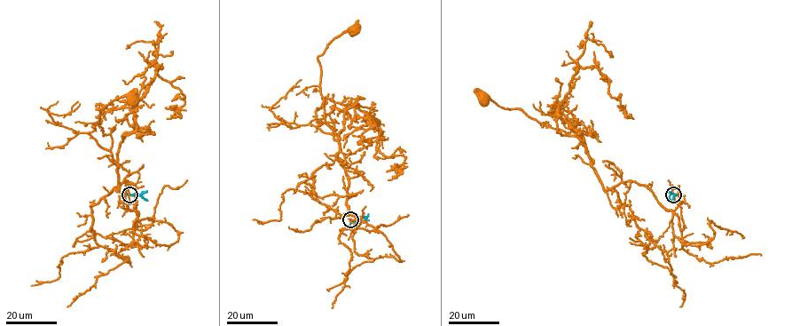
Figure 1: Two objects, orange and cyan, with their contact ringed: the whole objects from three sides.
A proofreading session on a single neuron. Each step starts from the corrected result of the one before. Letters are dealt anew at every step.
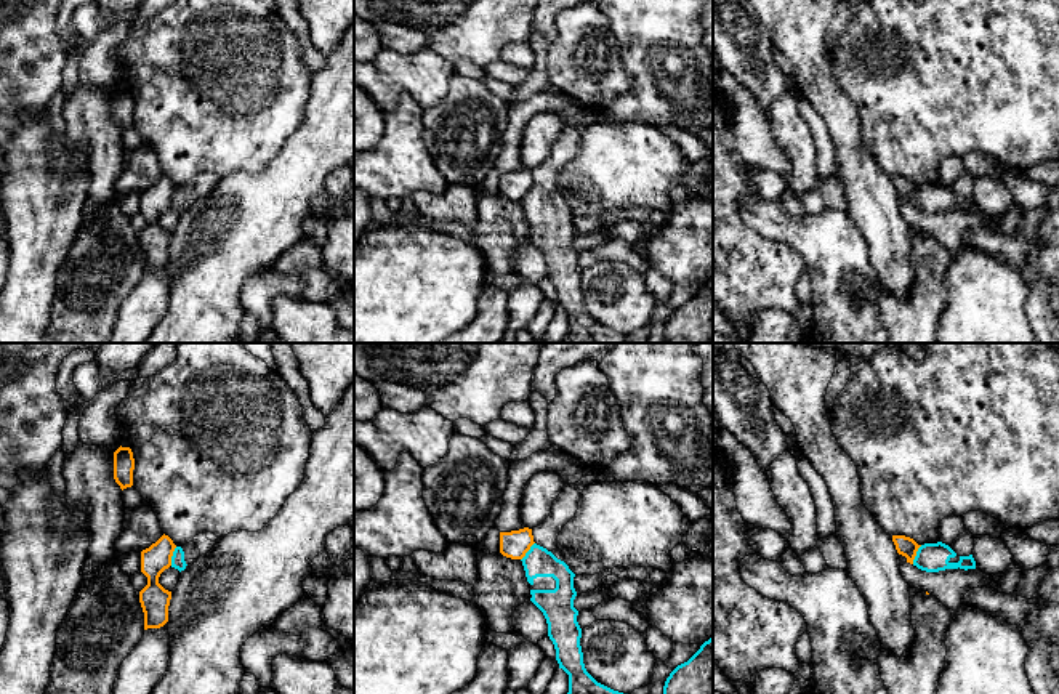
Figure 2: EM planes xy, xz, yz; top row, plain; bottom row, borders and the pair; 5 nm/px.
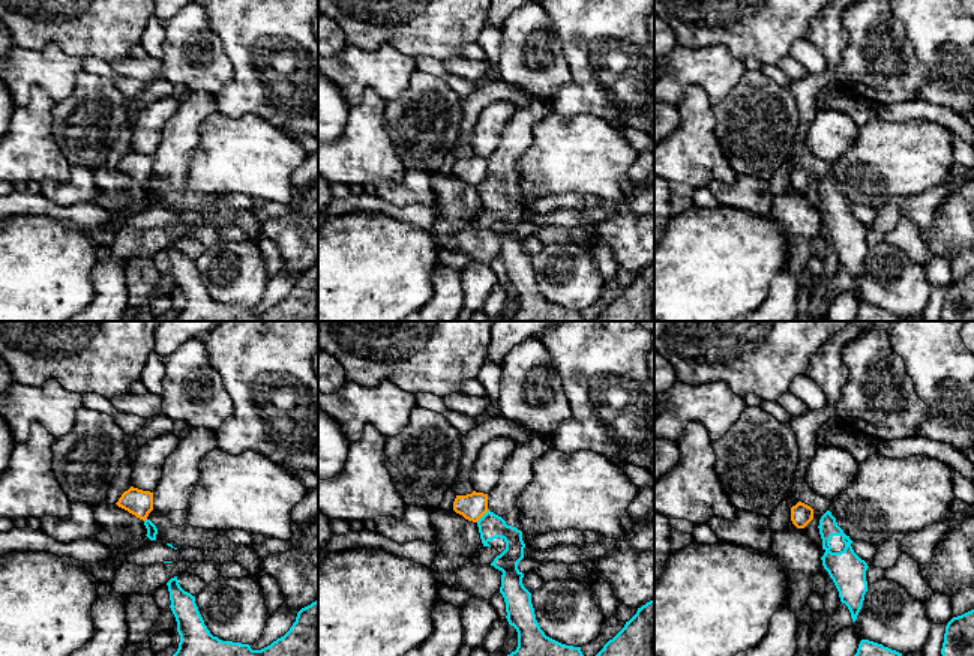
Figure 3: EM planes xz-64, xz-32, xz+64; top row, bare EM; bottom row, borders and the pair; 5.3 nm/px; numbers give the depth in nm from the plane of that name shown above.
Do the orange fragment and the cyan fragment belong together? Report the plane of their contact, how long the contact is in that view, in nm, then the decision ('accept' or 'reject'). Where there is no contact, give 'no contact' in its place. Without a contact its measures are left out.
xy | 100 nm | reject

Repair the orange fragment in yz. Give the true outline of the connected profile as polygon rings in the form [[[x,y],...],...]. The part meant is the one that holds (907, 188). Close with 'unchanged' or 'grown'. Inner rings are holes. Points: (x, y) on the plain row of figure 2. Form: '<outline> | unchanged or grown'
[[[892,176],[892,183],[899,196],[907,199],[907,204],[913,205],[916,192],[921,186],[918,186],[913,180],[905,176]]] | unchanged

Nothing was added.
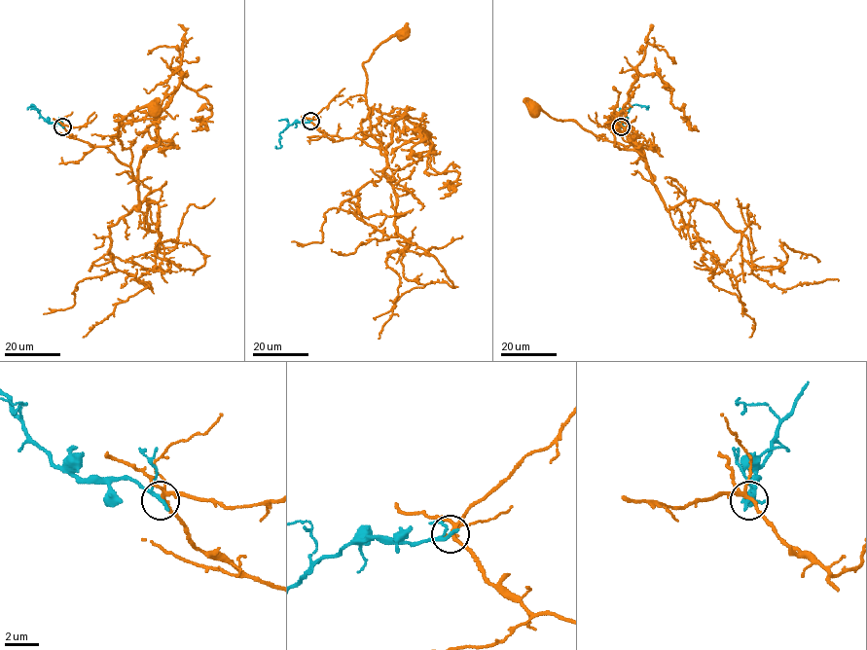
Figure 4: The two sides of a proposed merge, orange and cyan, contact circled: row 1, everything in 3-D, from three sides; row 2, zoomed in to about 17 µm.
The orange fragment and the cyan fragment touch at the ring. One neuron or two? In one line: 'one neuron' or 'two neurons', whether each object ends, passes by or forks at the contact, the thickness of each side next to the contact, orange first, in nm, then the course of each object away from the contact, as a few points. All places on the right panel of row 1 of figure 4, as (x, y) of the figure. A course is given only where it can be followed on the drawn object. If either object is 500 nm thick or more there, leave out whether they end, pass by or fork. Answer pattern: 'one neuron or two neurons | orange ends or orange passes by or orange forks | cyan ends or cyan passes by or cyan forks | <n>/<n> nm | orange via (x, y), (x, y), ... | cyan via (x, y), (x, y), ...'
two neurons | orange forks | cyan passes by | 200/200 nm | orange via (621, 126), (633, 138), (647, 165), (641, 148), (627, 149), (572, 121), (552, 118), (537, 106), (532, 110) | cyan via (621, 126), (632, 105), (648, 107), (646, 109)

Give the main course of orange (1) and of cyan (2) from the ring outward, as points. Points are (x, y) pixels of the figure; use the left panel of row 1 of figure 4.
1: (62, 126), (75, 138), (105, 146), (127, 165), (131, 152), (122, 149), (115, 121), (143, 106), (155, 110)
2: (62, 126), (47, 122), (33, 104), (27, 109)

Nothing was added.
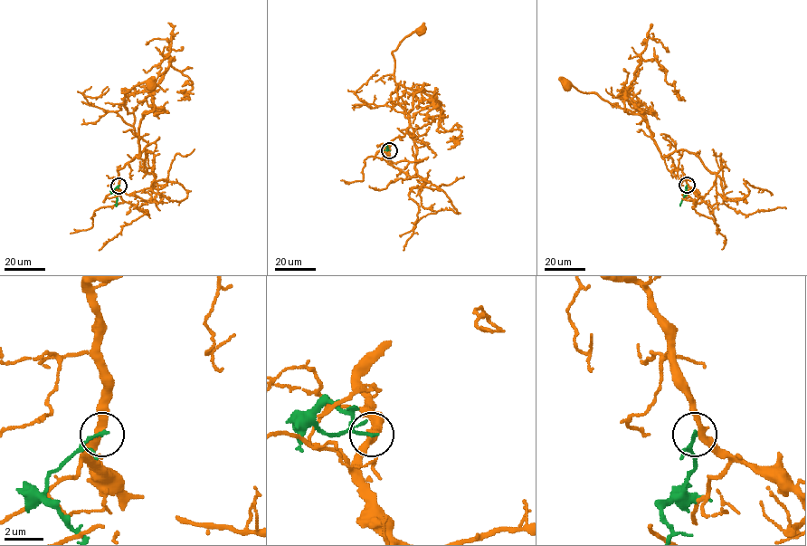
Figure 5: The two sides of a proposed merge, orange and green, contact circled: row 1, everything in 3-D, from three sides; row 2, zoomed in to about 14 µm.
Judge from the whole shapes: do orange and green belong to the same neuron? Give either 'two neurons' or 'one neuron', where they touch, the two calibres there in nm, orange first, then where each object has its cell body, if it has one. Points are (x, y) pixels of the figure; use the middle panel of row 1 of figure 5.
two neurons | (389, 150) | 320/160 nm | orange (421, 31) | green none

